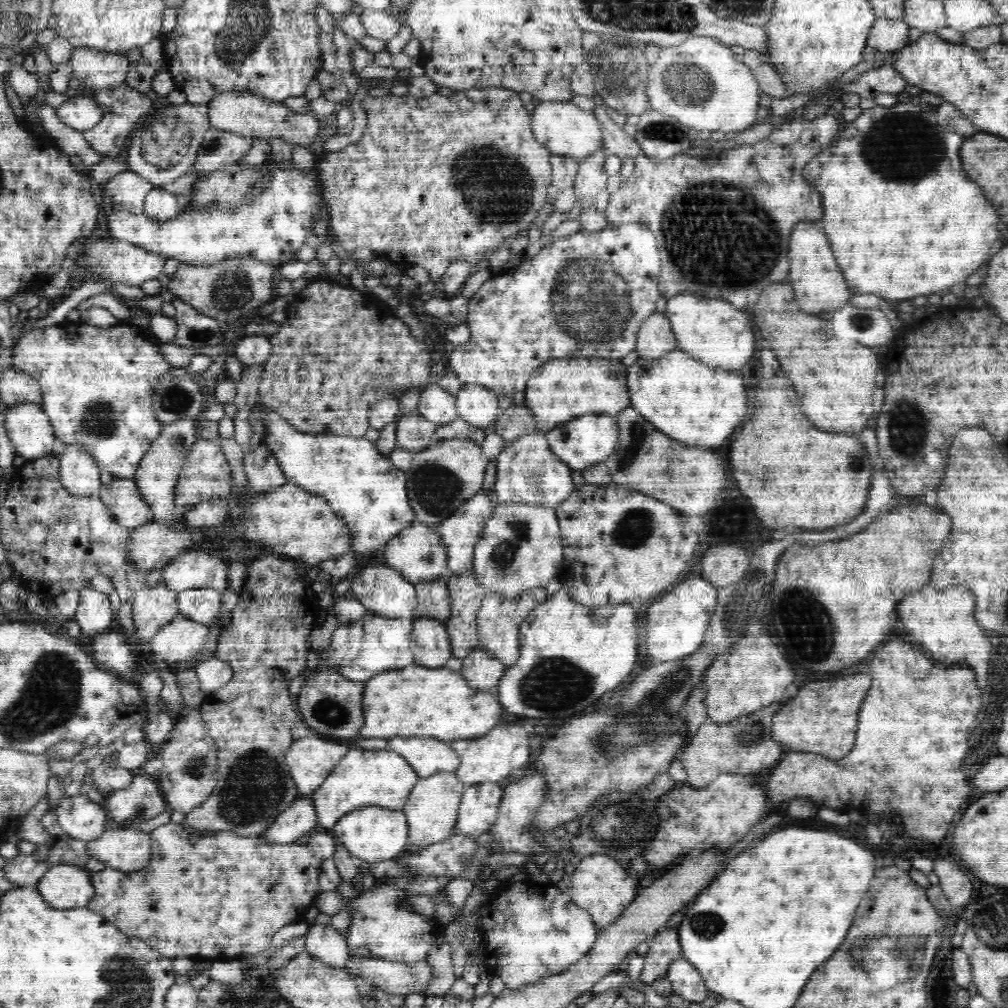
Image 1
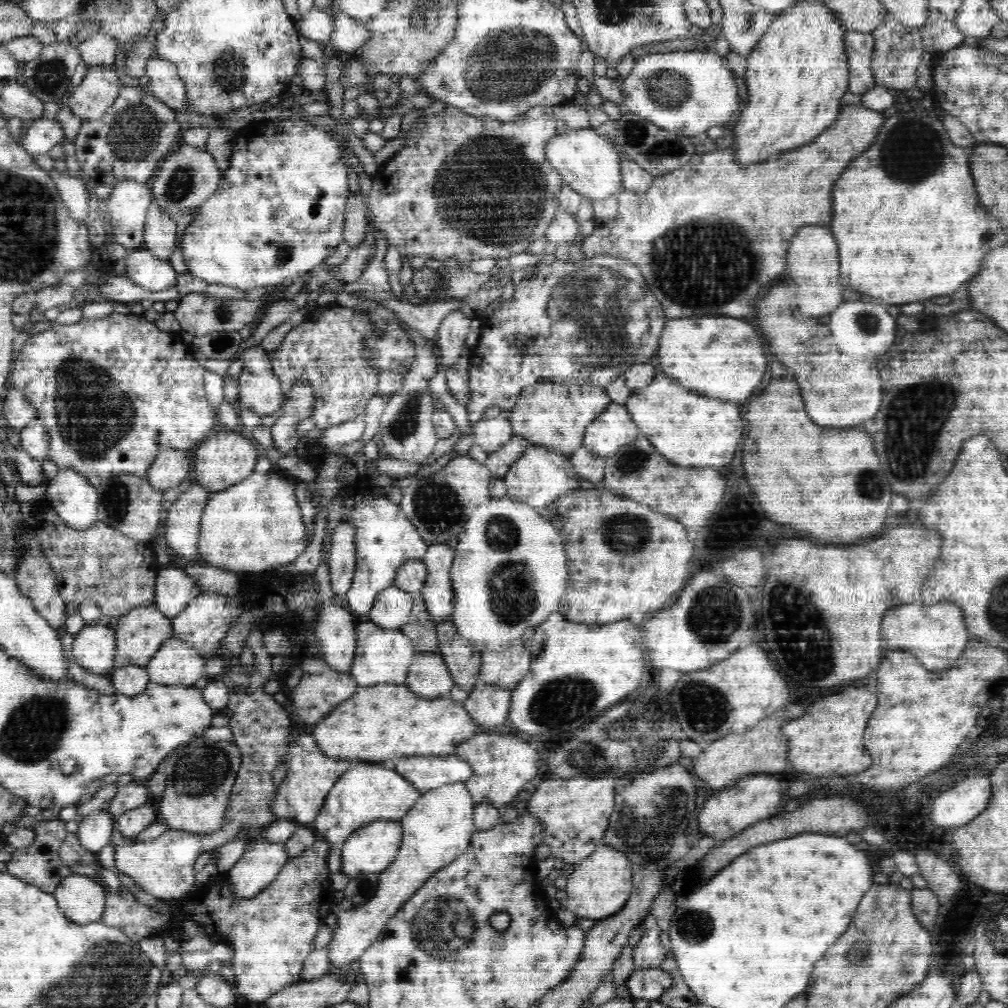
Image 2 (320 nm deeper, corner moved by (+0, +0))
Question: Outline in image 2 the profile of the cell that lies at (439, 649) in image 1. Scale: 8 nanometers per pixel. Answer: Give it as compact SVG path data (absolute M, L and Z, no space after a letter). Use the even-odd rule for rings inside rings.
M436 650L421 651L413 656L405 684L419 696L440 697L448 695L455 682Z

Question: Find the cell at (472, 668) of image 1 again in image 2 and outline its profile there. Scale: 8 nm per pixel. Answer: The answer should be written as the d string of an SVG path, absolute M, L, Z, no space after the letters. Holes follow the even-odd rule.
M477 684L464 702L467 713L484 731L502 726L508 718L511 692L496 684Z

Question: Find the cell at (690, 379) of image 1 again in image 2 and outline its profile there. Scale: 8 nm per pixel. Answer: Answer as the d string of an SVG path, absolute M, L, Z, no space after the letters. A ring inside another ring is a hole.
M662 373L645 388L632 392L624 405L642 436L669 461L688 468L722 468L732 462L744 432L740 406L702 398L701 394L680 385L674 376Z

